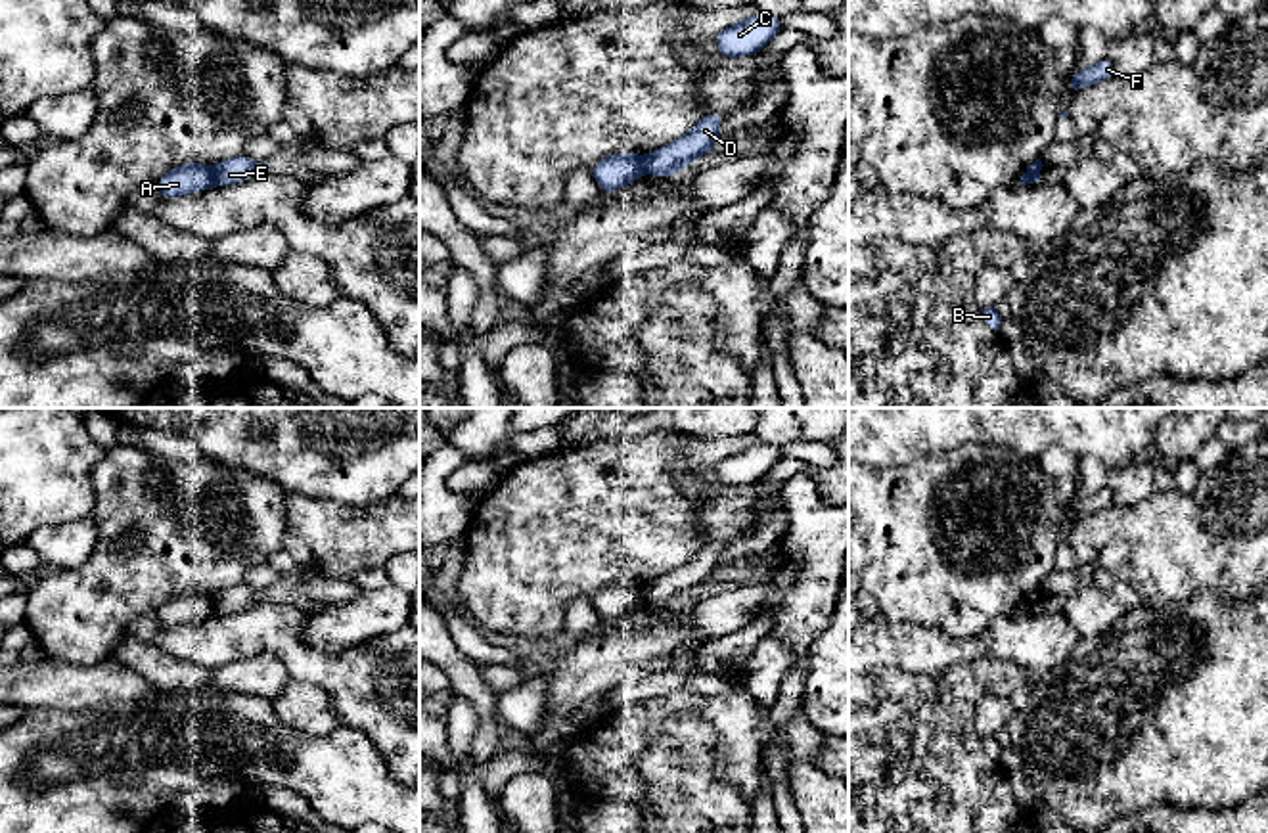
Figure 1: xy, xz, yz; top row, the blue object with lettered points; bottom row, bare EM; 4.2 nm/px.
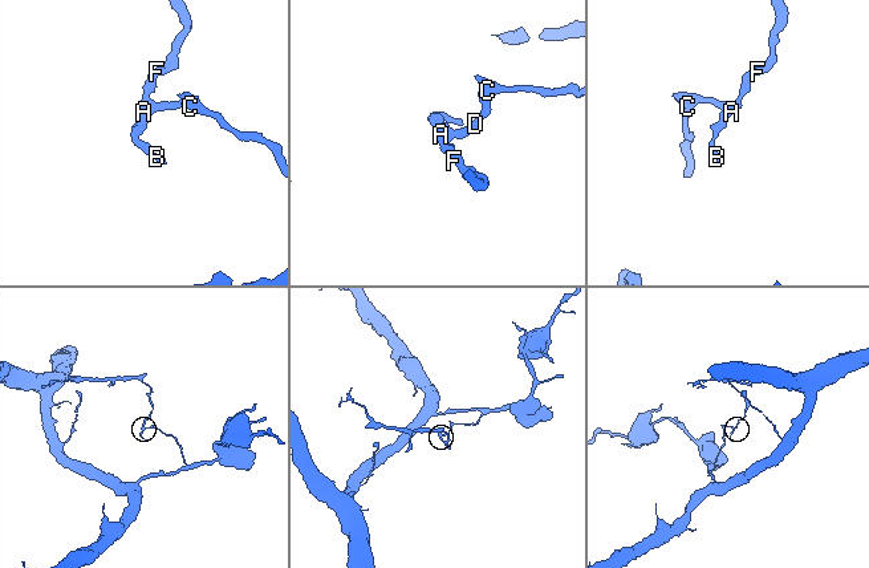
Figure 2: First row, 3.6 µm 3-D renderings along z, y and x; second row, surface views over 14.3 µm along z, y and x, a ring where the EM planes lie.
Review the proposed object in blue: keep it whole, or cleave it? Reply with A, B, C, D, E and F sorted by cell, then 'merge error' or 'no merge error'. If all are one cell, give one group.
A B F / C D E | merge error

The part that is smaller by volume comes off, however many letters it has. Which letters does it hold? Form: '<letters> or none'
A, B, F

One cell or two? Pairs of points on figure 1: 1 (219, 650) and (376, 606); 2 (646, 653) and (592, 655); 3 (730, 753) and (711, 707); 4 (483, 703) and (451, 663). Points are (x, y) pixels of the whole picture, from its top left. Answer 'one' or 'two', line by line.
1: two
2: one
3: one
4: one

